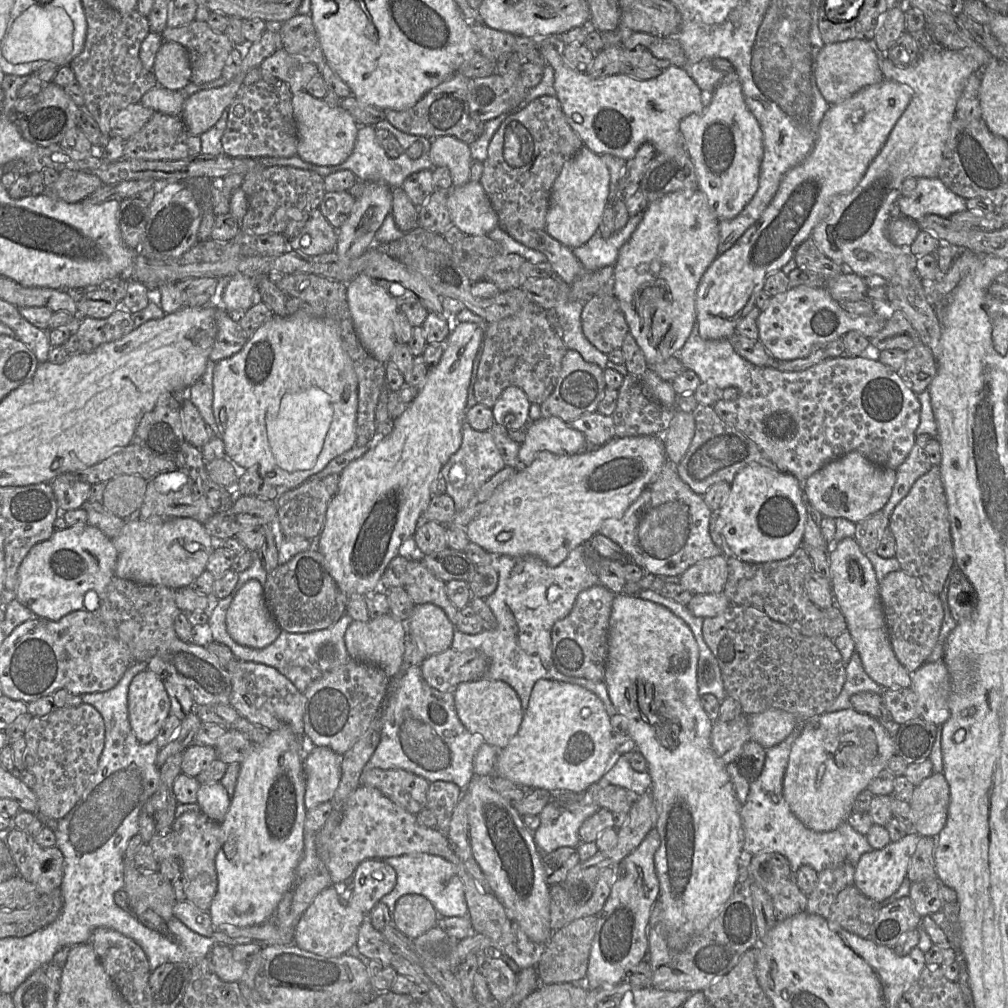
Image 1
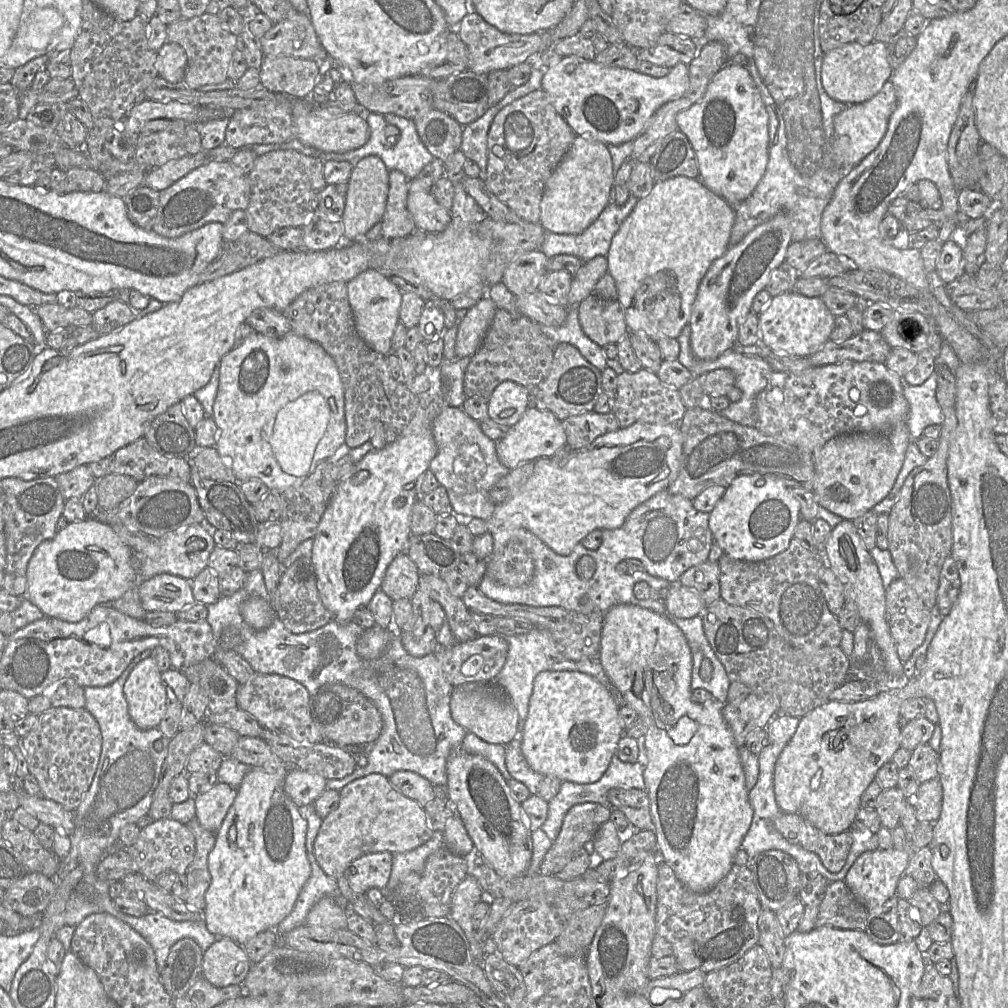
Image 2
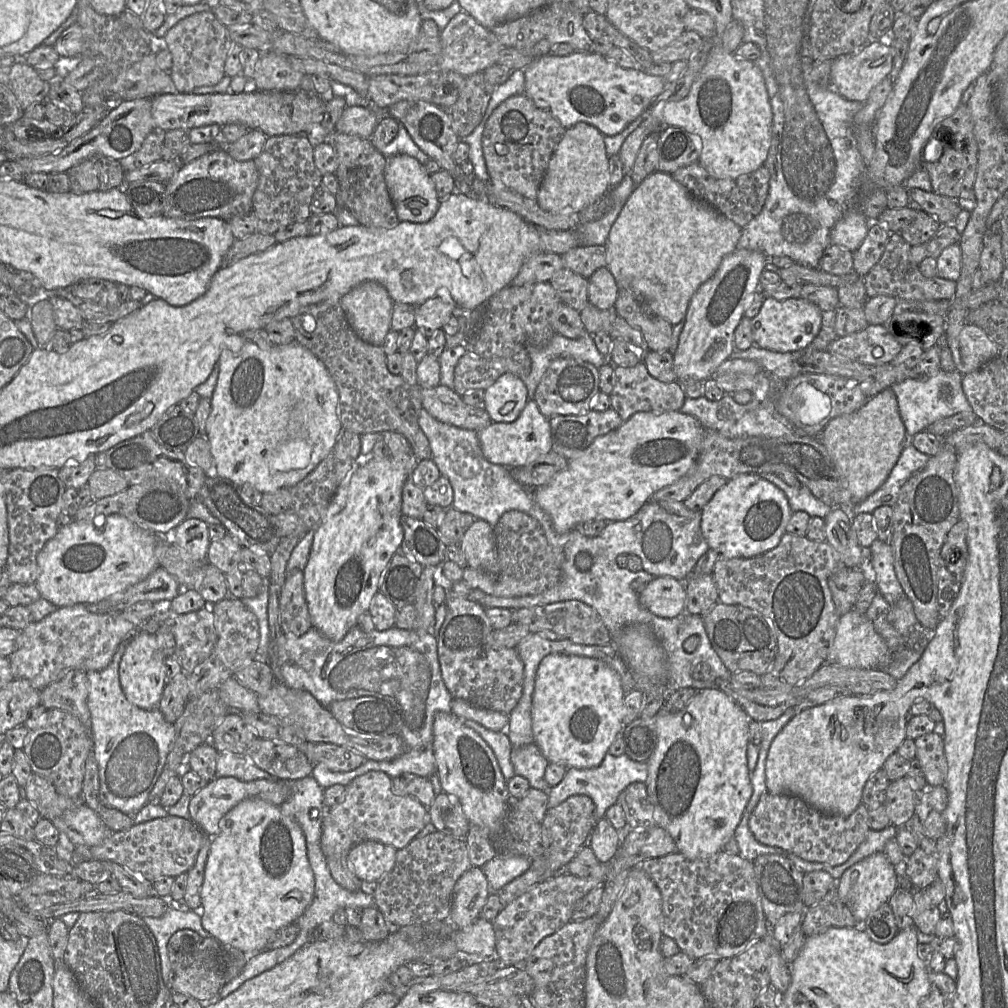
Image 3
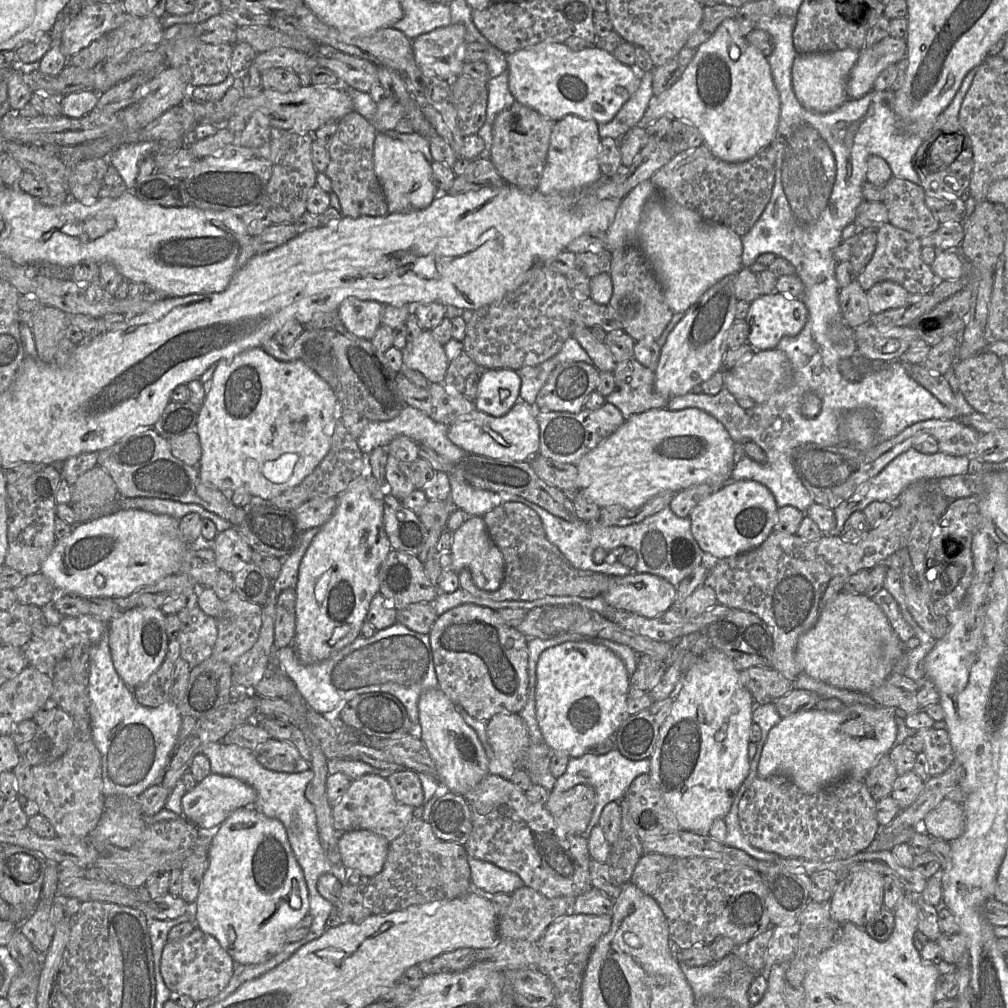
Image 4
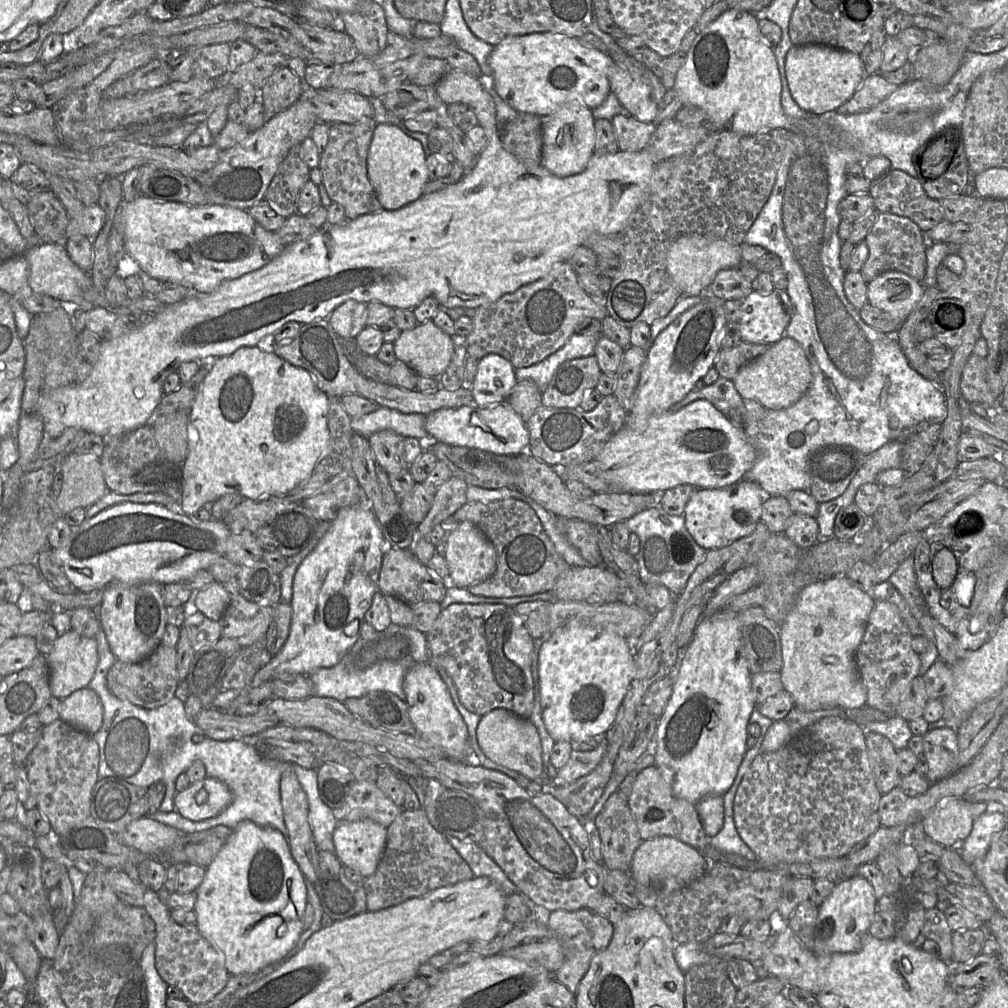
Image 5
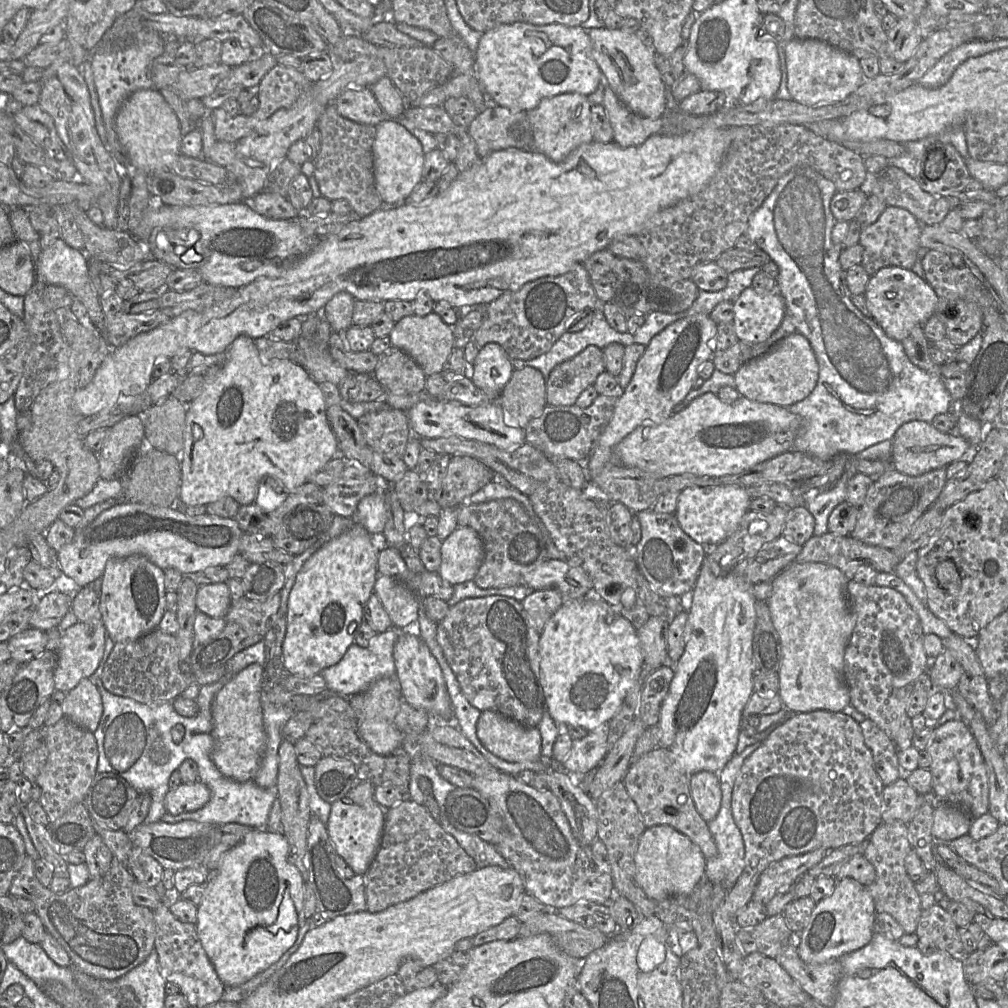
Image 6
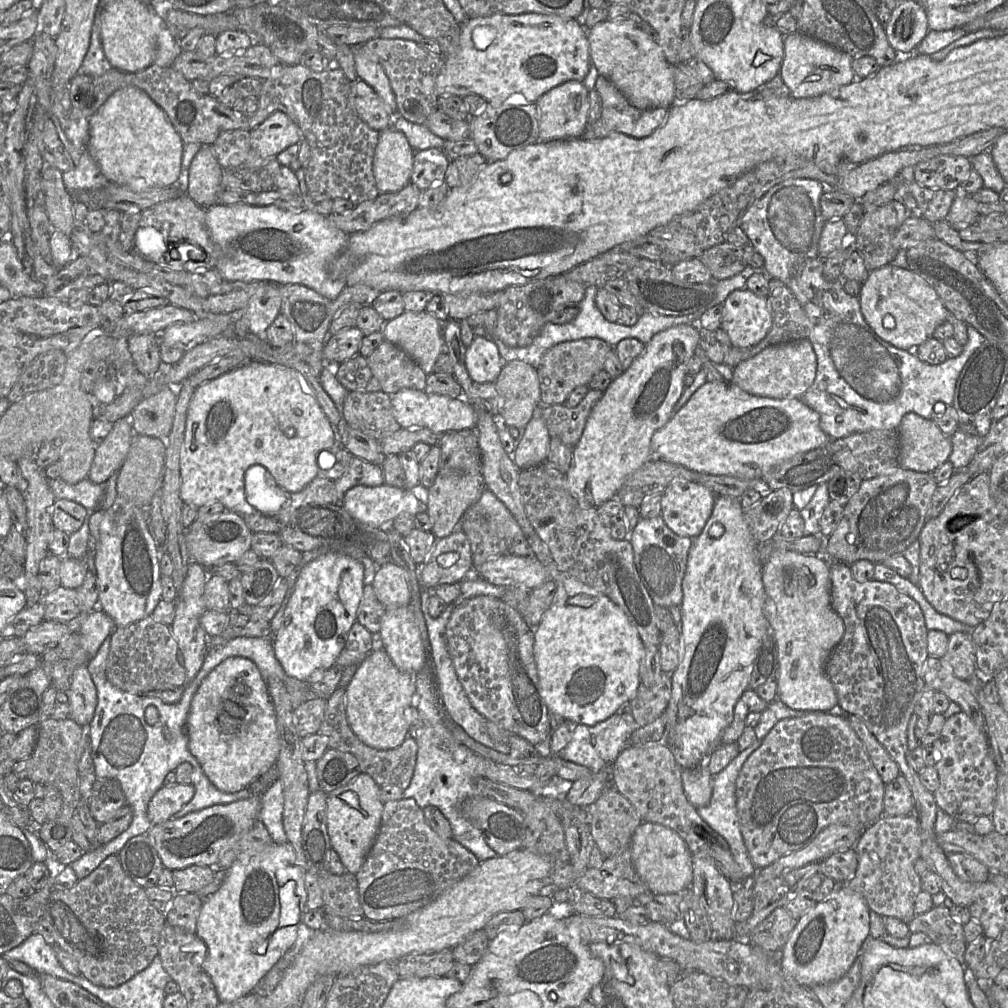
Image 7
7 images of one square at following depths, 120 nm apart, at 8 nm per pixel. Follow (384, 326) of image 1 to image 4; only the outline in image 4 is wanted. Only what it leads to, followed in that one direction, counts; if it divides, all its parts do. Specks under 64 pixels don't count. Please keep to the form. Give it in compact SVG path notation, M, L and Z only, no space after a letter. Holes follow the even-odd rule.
M348 298L340 304L338 315L350 333L370 341L381 325L382 308L375 301Z

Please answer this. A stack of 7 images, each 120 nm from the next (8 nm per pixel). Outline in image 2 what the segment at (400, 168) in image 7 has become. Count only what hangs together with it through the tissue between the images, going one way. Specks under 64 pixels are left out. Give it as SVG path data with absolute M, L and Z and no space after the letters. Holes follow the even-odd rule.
M418 179L408 181L407 209L416 231L441 233L451 222L451 213L438 204L430 189L421 187Z

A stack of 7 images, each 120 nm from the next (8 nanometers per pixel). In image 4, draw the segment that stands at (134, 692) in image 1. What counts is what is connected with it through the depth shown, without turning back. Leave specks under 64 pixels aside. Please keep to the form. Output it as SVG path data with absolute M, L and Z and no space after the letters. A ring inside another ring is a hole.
M134 607L121 612L107 625L113 665L124 683L132 690L144 684L166 659L169 640L165 620L166 615L161 609Z

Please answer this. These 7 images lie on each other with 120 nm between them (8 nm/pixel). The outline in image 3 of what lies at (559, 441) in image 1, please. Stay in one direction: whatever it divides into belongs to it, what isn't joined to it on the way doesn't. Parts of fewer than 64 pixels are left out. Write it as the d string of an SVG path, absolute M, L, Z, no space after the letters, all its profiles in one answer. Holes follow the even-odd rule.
M529 400L526 403L514 422L492 422L488 427L478 432L478 438L484 457L490 463L506 468L522 467L550 452L552 446L549 419L540 412L534 400Z

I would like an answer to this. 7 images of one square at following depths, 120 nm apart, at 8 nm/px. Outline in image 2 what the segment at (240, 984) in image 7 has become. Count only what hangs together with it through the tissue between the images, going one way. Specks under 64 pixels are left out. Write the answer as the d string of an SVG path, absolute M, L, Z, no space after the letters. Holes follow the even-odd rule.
M251 767L237 788L236 798L216 832L215 845L208 855L211 883L205 893L206 907L203 914L206 928L216 936L216 941L231 938L244 945L257 934L275 929L292 911L302 887L310 877L311 866L306 851L308 823L299 807L284 791L287 773L269 773ZM232 825L236 826L238 832L234 844L228 841L228 831Z

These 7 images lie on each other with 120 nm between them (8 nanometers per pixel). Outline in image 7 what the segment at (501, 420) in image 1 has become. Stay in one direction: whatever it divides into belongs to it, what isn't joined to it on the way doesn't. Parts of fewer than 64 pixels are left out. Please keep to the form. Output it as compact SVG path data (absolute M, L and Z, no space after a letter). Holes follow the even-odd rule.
M475 335L466 348L465 363L471 379L476 383L495 382L504 365L494 341L481 335Z

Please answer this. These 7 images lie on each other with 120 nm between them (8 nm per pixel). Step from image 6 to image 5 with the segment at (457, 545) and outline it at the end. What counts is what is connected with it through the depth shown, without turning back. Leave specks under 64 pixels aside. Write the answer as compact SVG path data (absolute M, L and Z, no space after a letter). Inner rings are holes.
M463 521L450 532L444 559L449 569L450 583L468 588L494 574L497 552L493 543L475 524Z

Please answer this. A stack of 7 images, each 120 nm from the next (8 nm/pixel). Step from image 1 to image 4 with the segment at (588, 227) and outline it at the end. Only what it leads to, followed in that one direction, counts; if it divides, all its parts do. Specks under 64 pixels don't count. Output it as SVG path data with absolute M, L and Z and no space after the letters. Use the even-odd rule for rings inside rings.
M568 114L557 120L552 128L546 162L538 184L542 194L570 192L597 181L602 173L598 163L600 148L598 123Z

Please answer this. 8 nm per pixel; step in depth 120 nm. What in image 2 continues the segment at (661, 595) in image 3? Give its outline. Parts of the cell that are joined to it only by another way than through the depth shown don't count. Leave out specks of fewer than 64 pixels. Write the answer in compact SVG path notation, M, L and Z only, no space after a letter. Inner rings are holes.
M677 583L669 585L663 601L668 613L677 618L698 616L705 608L704 602L695 591Z

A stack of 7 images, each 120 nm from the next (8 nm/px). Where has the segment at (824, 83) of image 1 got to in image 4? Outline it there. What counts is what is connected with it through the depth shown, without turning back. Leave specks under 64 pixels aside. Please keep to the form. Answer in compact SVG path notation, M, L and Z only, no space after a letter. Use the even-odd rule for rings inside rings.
M887 36L870 47L864 47L852 68L846 86L849 99L859 99L873 90L879 73L900 61L907 52L905 38Z

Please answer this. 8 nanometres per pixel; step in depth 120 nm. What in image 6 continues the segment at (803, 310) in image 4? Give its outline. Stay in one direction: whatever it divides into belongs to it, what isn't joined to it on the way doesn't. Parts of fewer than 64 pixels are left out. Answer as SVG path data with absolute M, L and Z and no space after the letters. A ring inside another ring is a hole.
M776 284L776 291L770 292L770 293L758 293L751 287L746 288L745 290L743 290L741 292L739 297L733 302L733 306L734 306L733 307L734 317L733 317L732 323L733 323L735 333L737 335L738 339L744 343L760 343L760 342L767 340L778 329L778 327L780 326L780 324L786 314L786 303L785 303L783 297L781 296L781 294L777 292L777 284Z

